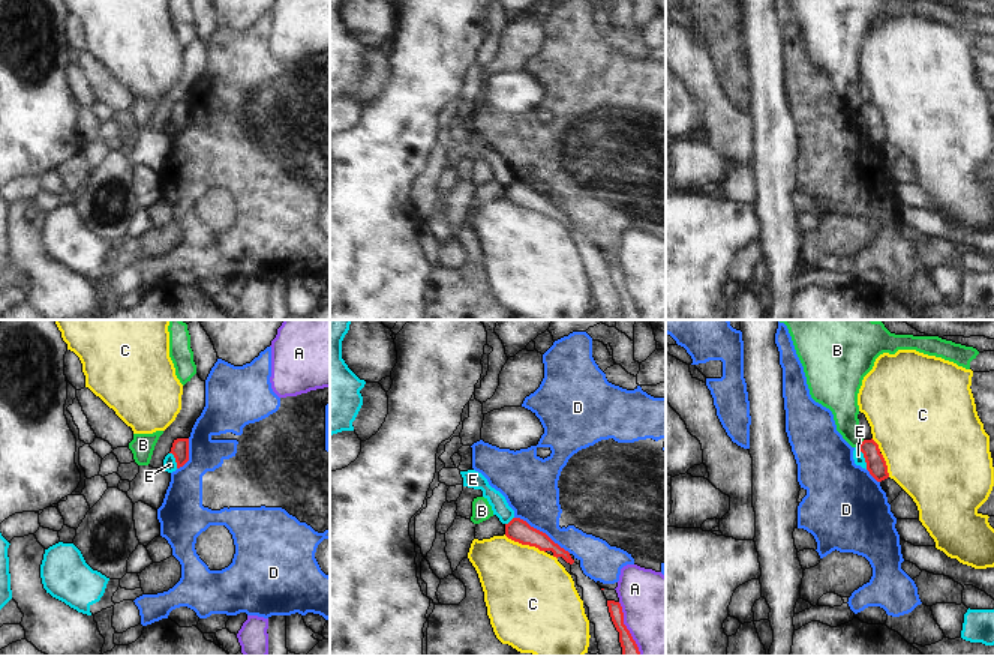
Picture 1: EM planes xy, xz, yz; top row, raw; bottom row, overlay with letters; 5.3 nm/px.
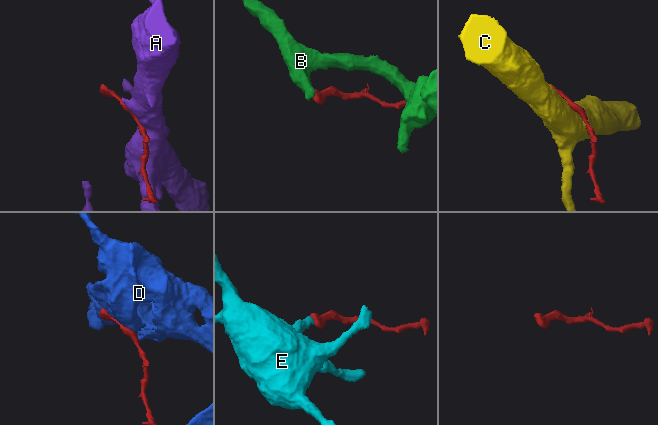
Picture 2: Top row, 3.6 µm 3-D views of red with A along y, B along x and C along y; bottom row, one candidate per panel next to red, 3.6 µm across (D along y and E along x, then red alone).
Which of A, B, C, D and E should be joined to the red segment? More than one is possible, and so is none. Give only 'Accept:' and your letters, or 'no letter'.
Accept: no letter

